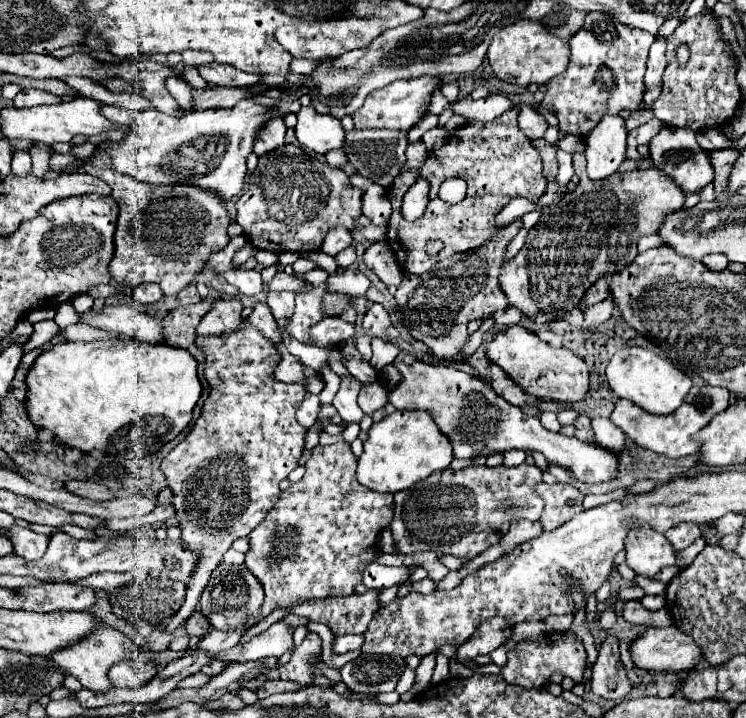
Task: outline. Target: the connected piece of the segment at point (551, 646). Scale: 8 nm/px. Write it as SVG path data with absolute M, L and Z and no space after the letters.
M552 633L552 639L540 639L534 643L524 643L524 639L516 641L516 645L508 651L508 661L502 667L500 675L510 685L518 685L524 689L540 689L556 671L564 673L574 681L582 681L584 669L586 669L586 651L582 639L566 633Z

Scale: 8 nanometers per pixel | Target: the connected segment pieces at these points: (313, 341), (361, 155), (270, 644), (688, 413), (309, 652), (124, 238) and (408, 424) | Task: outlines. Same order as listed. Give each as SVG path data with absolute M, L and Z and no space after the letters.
M326 317L322 321L318 321L316 327L310 329L310 339L308 339L308 345L316 345L316 347L322 347L328 351L330 359L330 367L342 377L342 375L348 375L344 363L340 361L340 357L336 357L340 353L340 345L352 337L356 333L354 329L354 323L348 323L340 317Z
M364 129L364 131L350 131L346 133L346 155L354 165L356 173L362 177L372 179L382 187L390 187L396 175L404 169L406 163L406 147L408 147L408 133L404 131L390 131L390 129Z
M288 615L286 619L274 623L268 631L252 637L246 643L234 645L230 651L220 651L210 655L212 659L220 659L224 663L248 663L248 661L260 661L264 657L276 655L280 657L292 647L292 633L296 627L308 625L308 619L302 619L298 615Z
M704 385L704 387L692 387L690 393L686 395L684 403L670 415L652 415L642 411L642 407L638 407L636 403L630 403L628 399L620 399L610 415L612 423L618 425L638 447L642 449L650 449L654 453L678 459L678 457L686 457L692 453L698 453L700 449L700 441L696 441L692 435L698 433L702 427L706 427L714 415L722 413L728 405L730 405L730 391L722 389L722 387L712 387L712 385Z
M308 633L306 639L302 641L300 647L294 649L290 661L286 665L280 665L280 677L284 681L294 681L302 687L312 685L314 683L314 675L324 675L326 679L330 679L330 685L336 685L342 681L340 671L338 669L330 669L324 665L324 661L314 661L314 657L318 657L322 651L320 647L320 637L316 633Z
M94 155L86 165L86 173L106 181L120 207L114 235L116 251L108 267L112 279L120 285L158 283L164 295L176 295L196 279L210 251L218 251L230 241L226 235L230 217L226 205L214 193L190 185L138 183L134 177L112 171L108 155Z
M394 411L392 415L384 417L380 423L374 423L368 431L368 441L364 443L364 453L358 459L358 481L364 487L370 487L372 491L380 493L396 493L402 489L412 487L414 483L426 479L426 475L434 471L446 469L454 459L452 443L450 439L438 429L438 425L432 421L432 417L424 411Z

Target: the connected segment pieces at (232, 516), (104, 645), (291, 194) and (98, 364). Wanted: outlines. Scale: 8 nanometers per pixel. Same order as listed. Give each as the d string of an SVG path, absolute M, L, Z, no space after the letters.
M244 327L218 337L196 335L196 347L204 351L204 377L210 385L210 393L186 439L162 459L162 471L174 491L172 503L176 507L176 519L182 527L182 541L190 543L190 547L202 547L202 567L194 571L194 579L186 591L186 601L168 625L170 633L182 627L182 623L196 611L198 595L202 593L202 587L206 587L214 567L222 561L222 555L238 537L250 535L252 529L256 529L256 525L266 517L270 507L274 507L280 495L280 481L298 467L306 433L306 429L294 419L306 391L302 391L302 385L286 385L270 377L274 373L274 359L280 361L280 353L272 343L268 345L268 339L264 339L256 327Z
M100 627L96 631L92 631L90 635L86 635L84 639L80 641L74 641L70 643L68 647L62 647L58 651L54 651L50 657L54 659L54 663L64 669L68 675L76 677L86 689L92 689L92 691L106 691L110 689L110 681L106 679L106 671L122 661L126 657L126 651L132 651L136 645L130 637L122 635L120 631L112 629L112 627Z
M282 145L276 149L278 151L270 151L258 159L258 167L250 175L248 191L244 191L242 197L236 201L236 207L238 207L236 223L244 229L246 239L256 249L268 249L274 253L318 251L328 229L336 227L336 225L342 225L348 231L360 227L362 235L370 241L384 241L386 239L386 227L362 225L362 193L350 185L350 179L342 169L336 169L330 165L320 165L318 161L310 161L310 159L308 161L296 159L294 155L296 155L296 149L300 149L300 147L294 147L294 145Z
M132 337L60 343L44 351L26 375L26 413L38 429L52 431L54 439L66 447L90 453L92 449L122 455L128 459L146 457L172 441L192 419L192 409L200 399L202 385L196 373L196 359L178 347L164 343L140 343Z

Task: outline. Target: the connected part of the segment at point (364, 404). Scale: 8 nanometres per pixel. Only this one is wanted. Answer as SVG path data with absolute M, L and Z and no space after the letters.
M380 383L362 385L360 395L358 395L358 405L364 411L364 415L372 415L376 409L384 407L386 403L388 403L386 391L380 387Z

